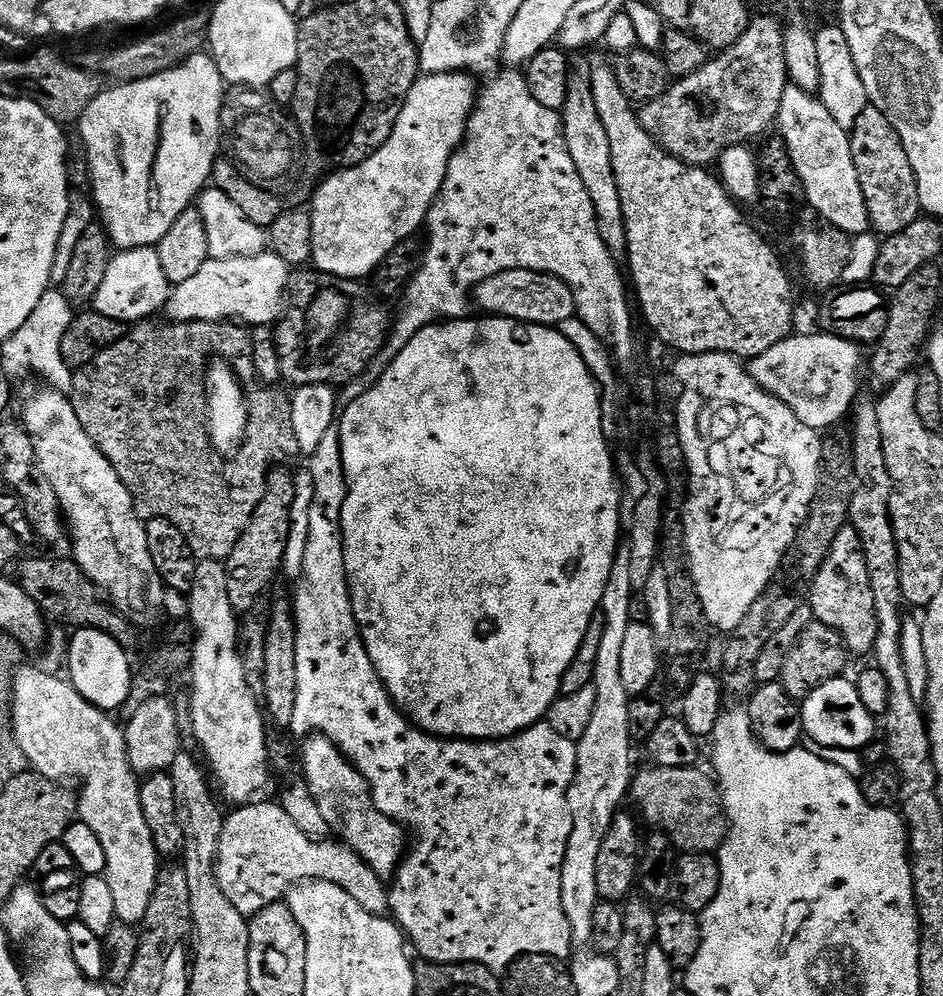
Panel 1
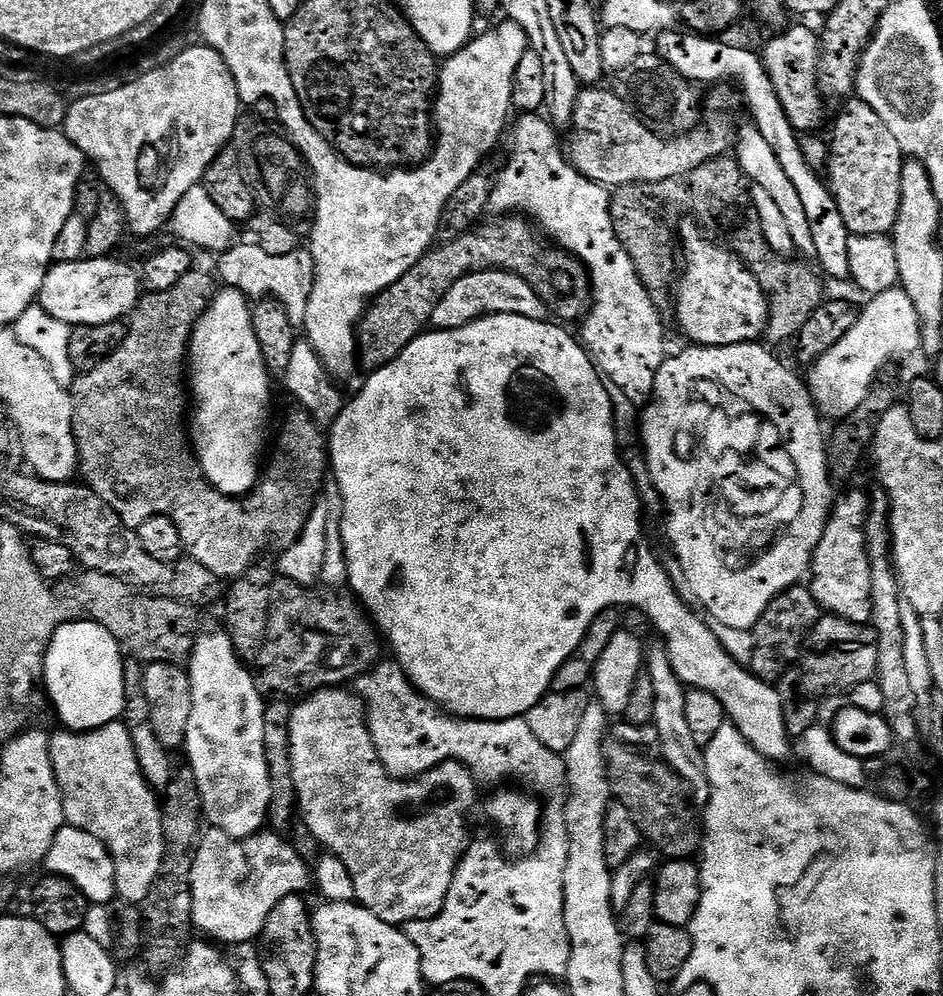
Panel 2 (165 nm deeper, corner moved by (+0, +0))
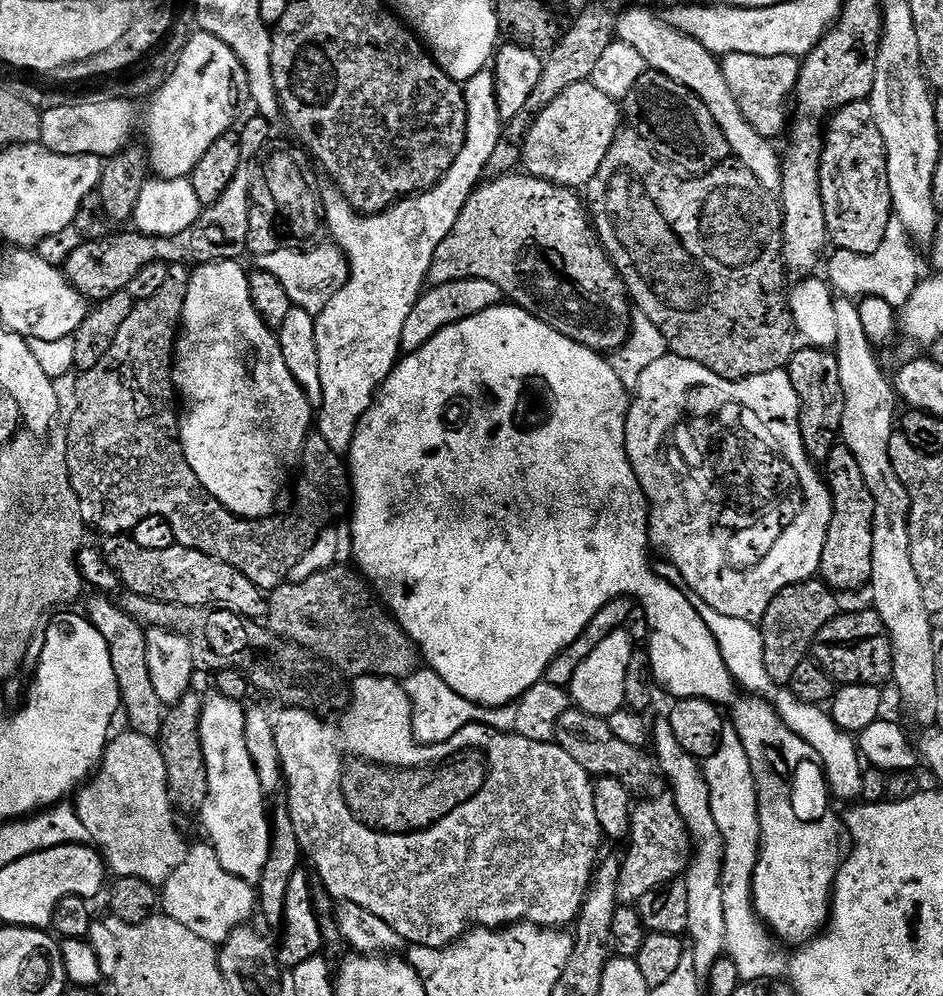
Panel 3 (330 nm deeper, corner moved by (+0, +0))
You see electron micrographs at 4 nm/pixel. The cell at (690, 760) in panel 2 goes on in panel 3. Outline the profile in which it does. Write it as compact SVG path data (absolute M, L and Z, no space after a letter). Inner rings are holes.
M666 718L655 721L650 732L650 740L656 744L654 760L658 772L668 779L670 795L678 806L678 812L688 827L688 835L694 845L688 867L683 875L686 882L686 914L690 918L687 939L690 941L690 955L694 958L696 973L707 977L717 959L725 953L726 940L726 906L722 906L722 886L724 885L724 839L720 837L718 822L714 822L714 810L710 810L710 790L704 781L701 761L682 750L670 722ZM692 939L692 944L691 940Z

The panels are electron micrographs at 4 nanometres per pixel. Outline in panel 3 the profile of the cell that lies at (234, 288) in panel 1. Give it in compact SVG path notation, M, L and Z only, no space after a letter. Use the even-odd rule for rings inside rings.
M327 242L321 248L312 248L309 252L303 252L300 246L281 246L274 250L274 254L262 254L255 257L254 264L257 269L274 274L283 289L288 293L290 302L294 308L306 310L312 316L319 316L322 310L326 310L326 302L342 290L342 286L348 281L348 258L341 248L335 243Z

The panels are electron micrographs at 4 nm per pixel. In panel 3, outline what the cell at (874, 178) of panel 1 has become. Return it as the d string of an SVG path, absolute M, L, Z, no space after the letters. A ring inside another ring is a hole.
M871 103L846 106L827 121L820 163L820 197L826 214L828 239L837 249L865 256L874 254L874 250L882 246L886 226L894 219L894 213L886 146Z

